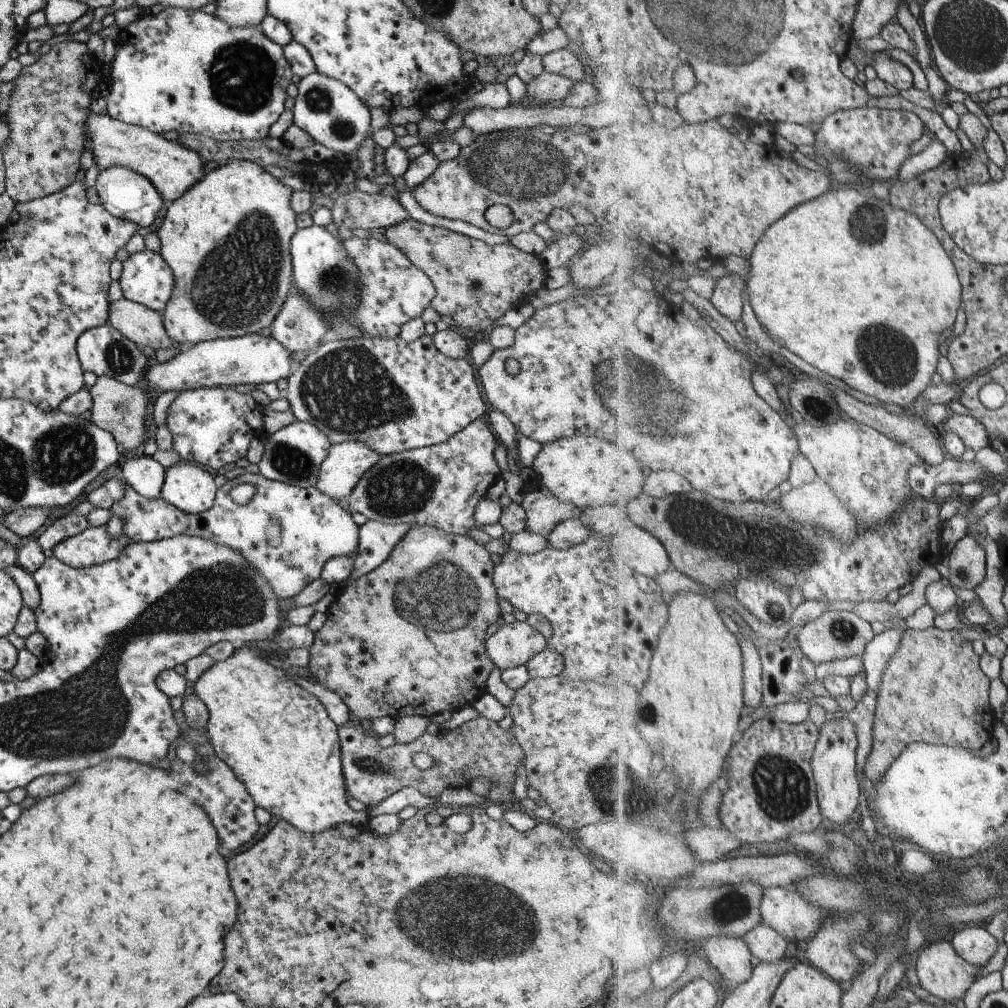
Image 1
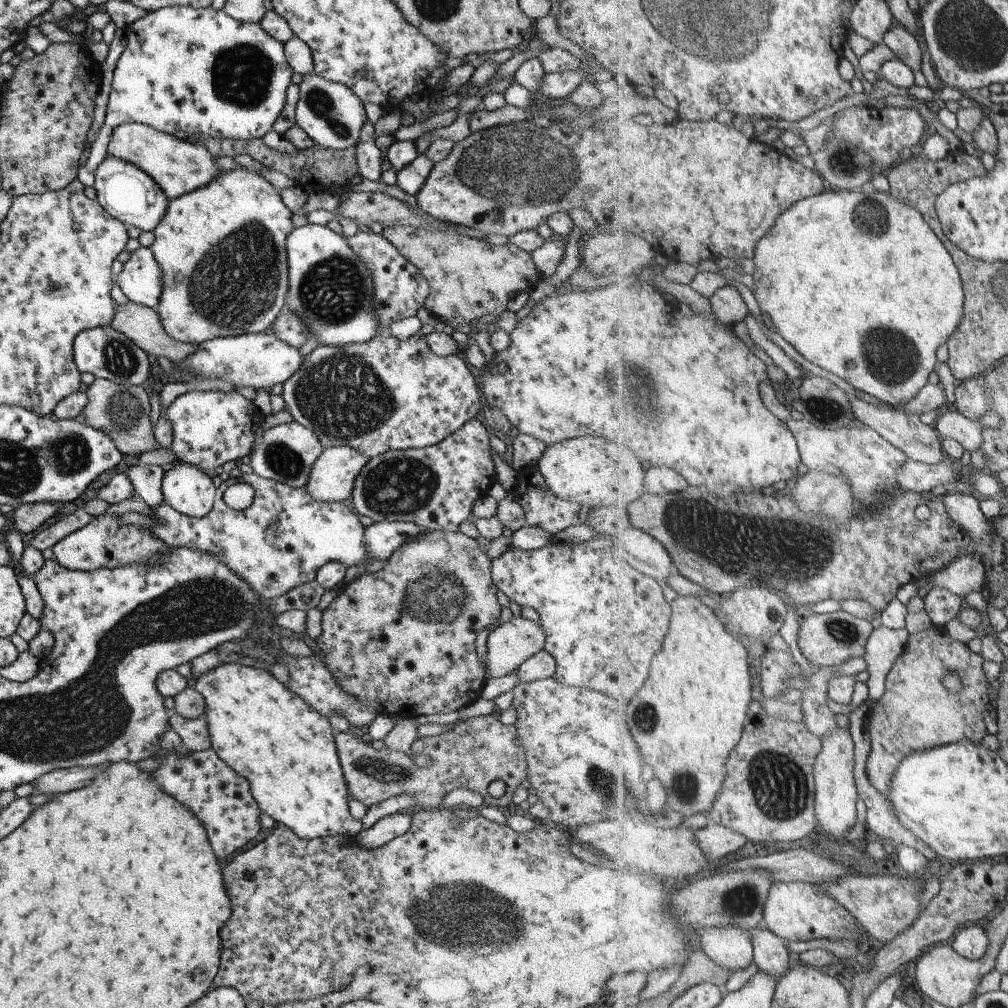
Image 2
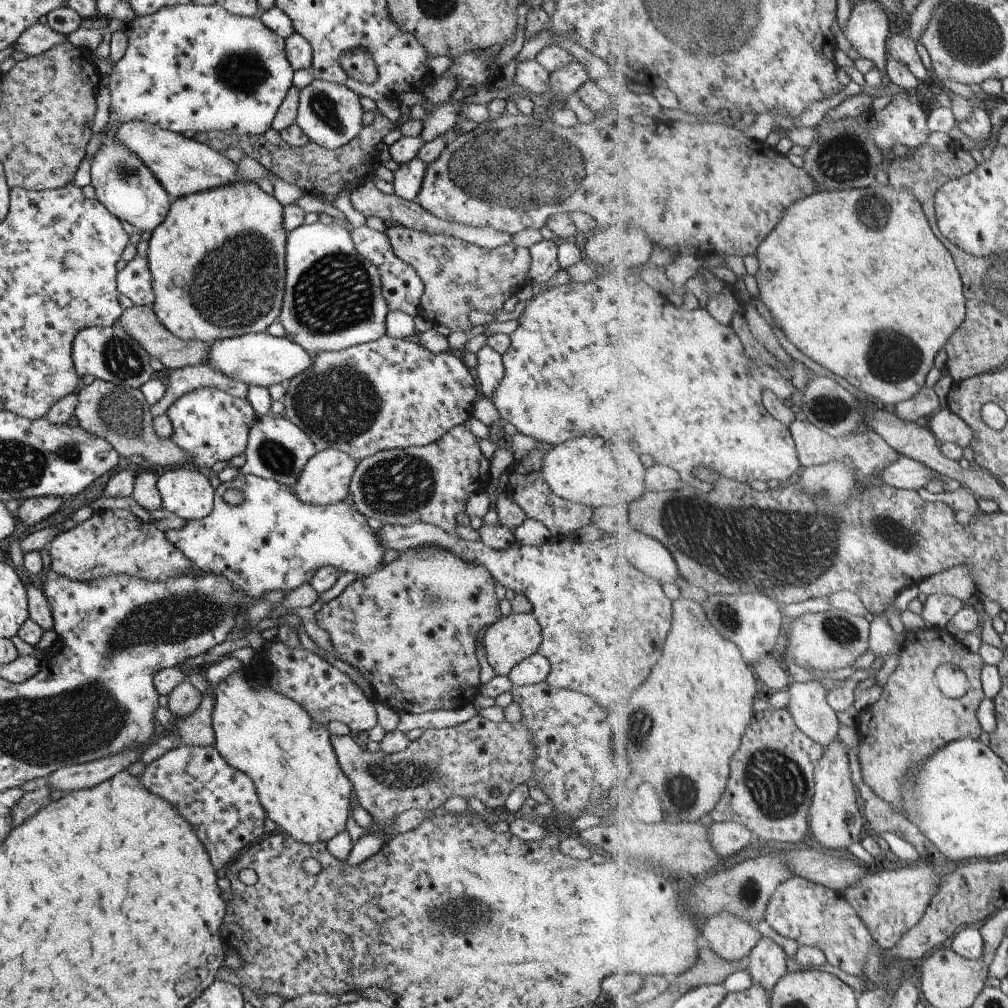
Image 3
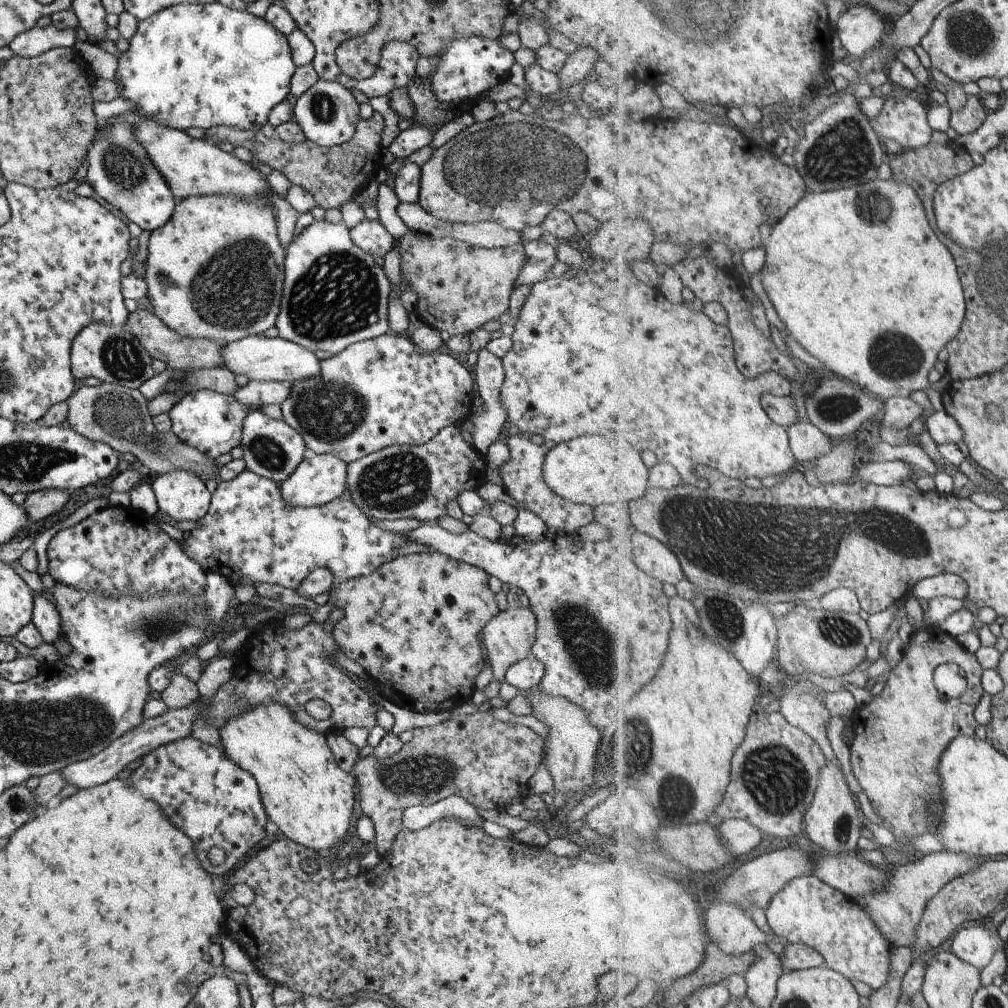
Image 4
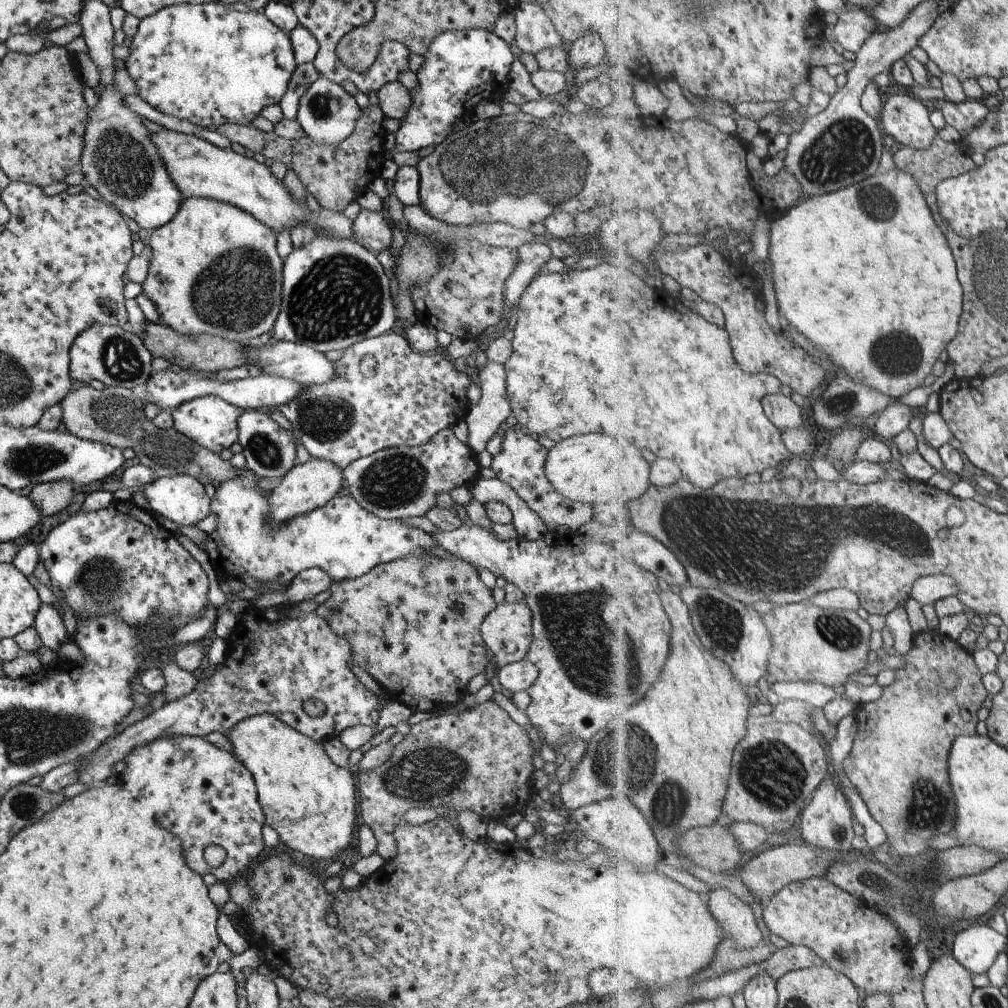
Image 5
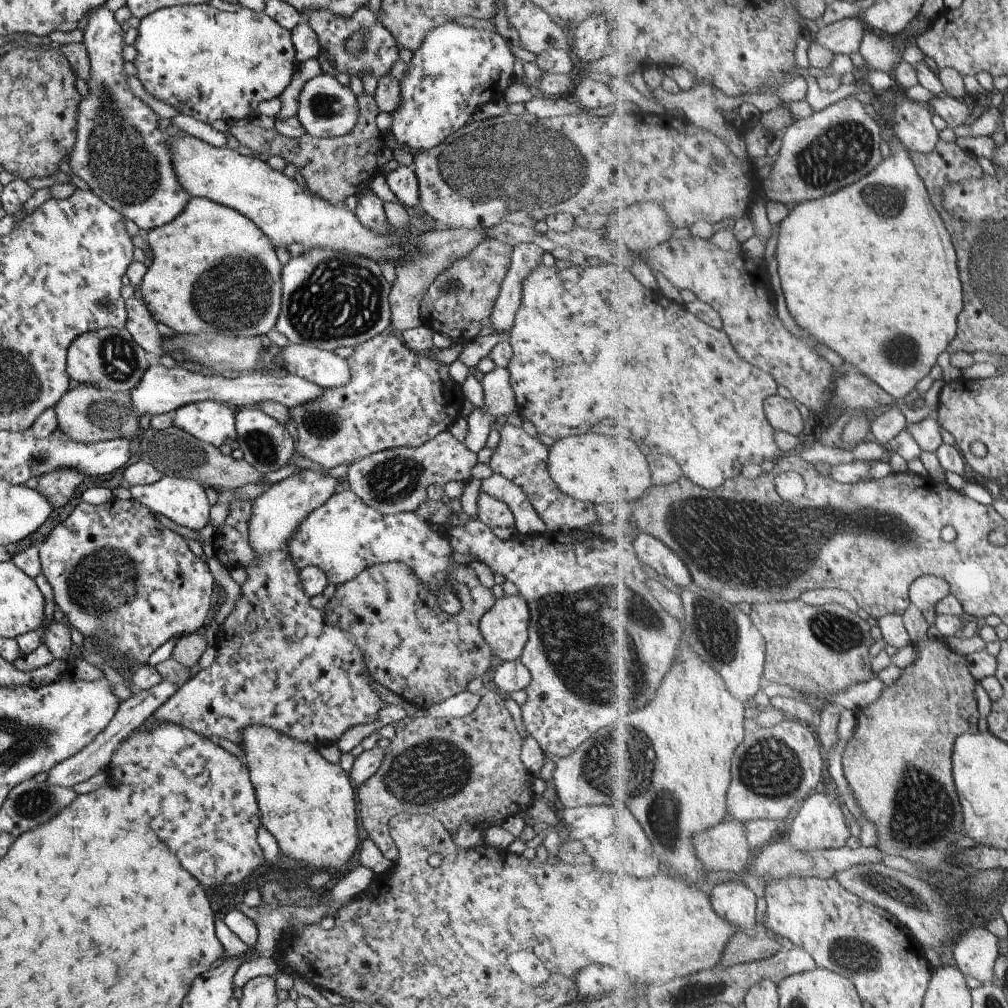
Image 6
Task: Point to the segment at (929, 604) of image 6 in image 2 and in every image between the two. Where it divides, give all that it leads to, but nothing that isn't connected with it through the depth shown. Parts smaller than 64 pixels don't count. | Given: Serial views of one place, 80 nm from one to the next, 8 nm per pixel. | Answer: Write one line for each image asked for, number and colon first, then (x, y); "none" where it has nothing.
2: (967, 574)
3: (958, 581)
4: (950, 584)
5: (927, 590)

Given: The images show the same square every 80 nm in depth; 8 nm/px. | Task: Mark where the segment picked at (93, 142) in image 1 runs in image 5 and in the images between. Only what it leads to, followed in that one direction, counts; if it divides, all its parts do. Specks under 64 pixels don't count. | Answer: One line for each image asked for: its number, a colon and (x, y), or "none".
2: (178, 167)
3: (182, 166)
4: (190, 167)
5: (197, 168)

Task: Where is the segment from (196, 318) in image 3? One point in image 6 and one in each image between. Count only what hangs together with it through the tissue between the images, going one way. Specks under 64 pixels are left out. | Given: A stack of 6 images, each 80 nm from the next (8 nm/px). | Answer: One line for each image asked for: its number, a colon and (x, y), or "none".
4: (214, 270)
5: (213, 269)
6: (212, 270)

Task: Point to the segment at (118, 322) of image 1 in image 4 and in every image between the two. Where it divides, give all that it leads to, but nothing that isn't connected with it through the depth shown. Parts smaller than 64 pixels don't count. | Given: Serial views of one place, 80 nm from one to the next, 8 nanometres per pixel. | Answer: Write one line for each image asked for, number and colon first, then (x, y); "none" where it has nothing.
2: (140, 324)
3: (139, 322)
4: (180, 353)

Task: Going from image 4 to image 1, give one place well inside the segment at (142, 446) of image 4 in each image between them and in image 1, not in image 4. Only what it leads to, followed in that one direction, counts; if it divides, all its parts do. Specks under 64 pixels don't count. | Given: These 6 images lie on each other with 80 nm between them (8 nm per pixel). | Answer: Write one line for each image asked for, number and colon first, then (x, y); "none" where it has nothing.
1: (119, 409)
2: (122, 412)
3: (120, 415)

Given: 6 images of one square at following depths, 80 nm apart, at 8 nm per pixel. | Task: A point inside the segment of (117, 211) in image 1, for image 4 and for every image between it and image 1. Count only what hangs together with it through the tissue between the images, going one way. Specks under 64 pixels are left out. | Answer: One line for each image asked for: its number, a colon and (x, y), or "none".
2: (126, 193)
3: (126, 188)
4: (118, 169)

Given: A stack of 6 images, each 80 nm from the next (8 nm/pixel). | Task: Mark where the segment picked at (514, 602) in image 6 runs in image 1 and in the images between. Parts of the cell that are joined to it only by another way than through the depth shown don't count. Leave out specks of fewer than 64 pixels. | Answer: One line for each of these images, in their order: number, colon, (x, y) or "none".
1: (512, 645)
2: (508, 644)
3: (507, 641)
4: (507, 638)
5: (506, 632)

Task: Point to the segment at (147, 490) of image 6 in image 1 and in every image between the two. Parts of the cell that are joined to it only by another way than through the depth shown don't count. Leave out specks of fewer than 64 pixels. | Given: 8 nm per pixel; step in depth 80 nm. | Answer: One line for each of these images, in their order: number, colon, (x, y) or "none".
1: (189, 487)
2: (184, 488)
3: (185, 491)
4: (182, 495)
5: (181, 499)

